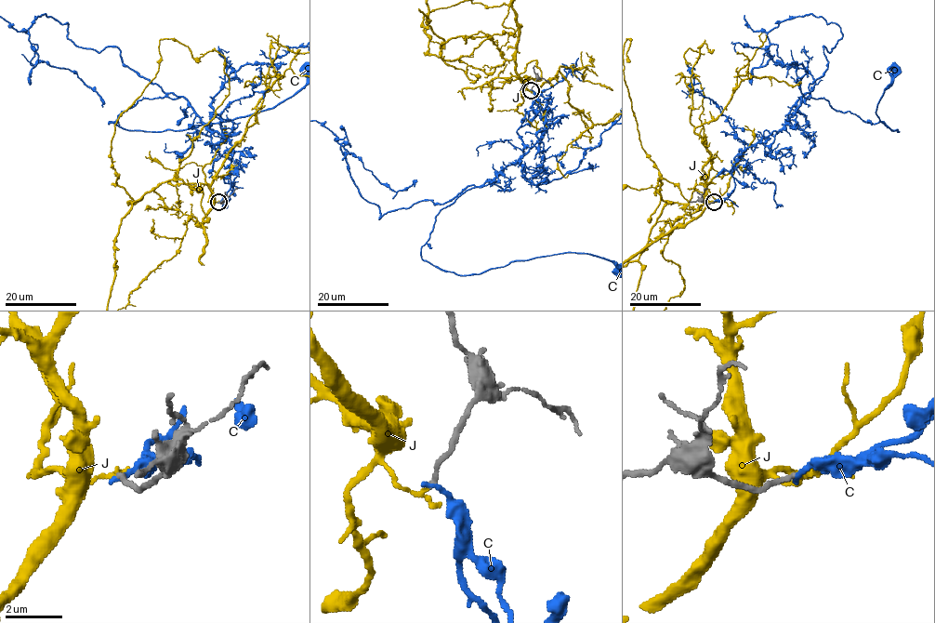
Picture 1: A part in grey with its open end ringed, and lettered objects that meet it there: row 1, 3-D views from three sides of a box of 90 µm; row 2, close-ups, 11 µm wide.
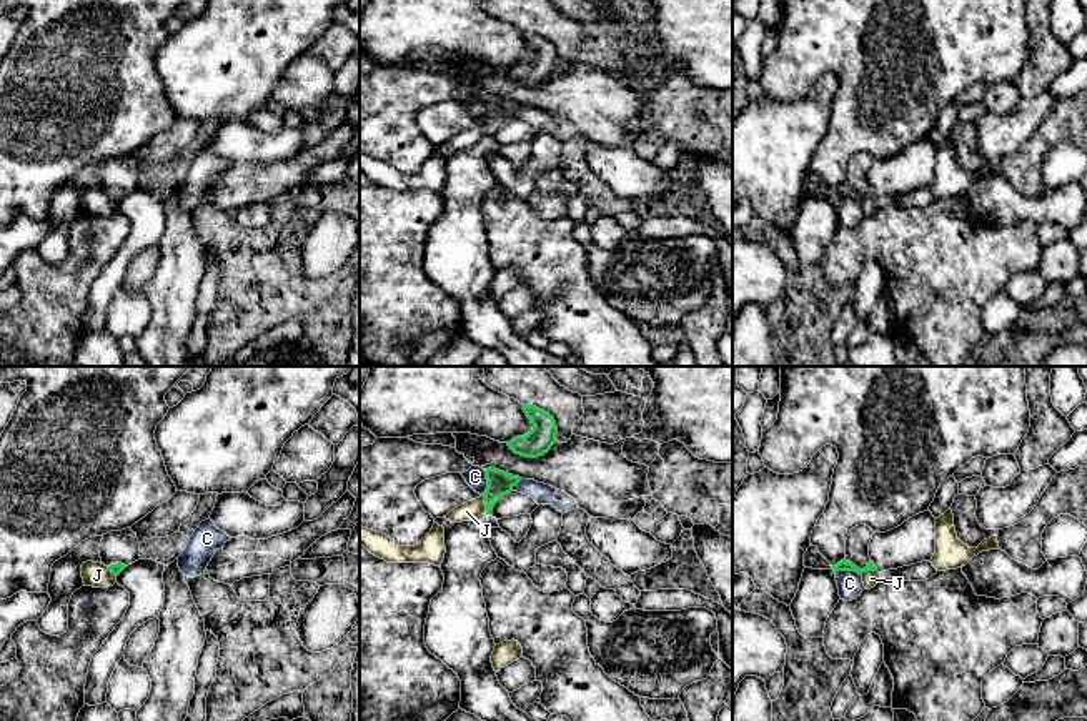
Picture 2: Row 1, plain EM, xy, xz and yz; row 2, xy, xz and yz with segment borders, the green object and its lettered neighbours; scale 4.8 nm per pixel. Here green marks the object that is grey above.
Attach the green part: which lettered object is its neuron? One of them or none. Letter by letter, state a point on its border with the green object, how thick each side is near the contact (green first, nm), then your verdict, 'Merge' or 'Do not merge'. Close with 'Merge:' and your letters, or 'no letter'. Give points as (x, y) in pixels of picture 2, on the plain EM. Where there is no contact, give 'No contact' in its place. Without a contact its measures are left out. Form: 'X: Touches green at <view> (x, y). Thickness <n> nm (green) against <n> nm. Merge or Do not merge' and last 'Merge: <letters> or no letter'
C: Touches green at yz (848, 197). Thickness 50 nm (green) against 120 nm. Do not merge
J: Touches green at xz (486, 132). Thickness 120 nm (green) against 90 nm. Do not merge
Merge: no letter

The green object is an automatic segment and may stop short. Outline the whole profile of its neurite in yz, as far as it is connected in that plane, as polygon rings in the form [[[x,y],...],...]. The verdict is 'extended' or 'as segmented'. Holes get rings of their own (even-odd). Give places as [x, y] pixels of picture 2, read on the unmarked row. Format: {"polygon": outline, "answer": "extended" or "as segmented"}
{"polygon": [[[927,137],[919,140],[901,153],[886,158],[872,160],[869,170],[871,190],[859,196],[856,191],[842,186],[836,193],[836,198],[856,198],[859,201],[867,198],[889,198],[902,193],[911,193],[922,188],[931,188],[936,180],[936,145]]], "answer": "extended"}

